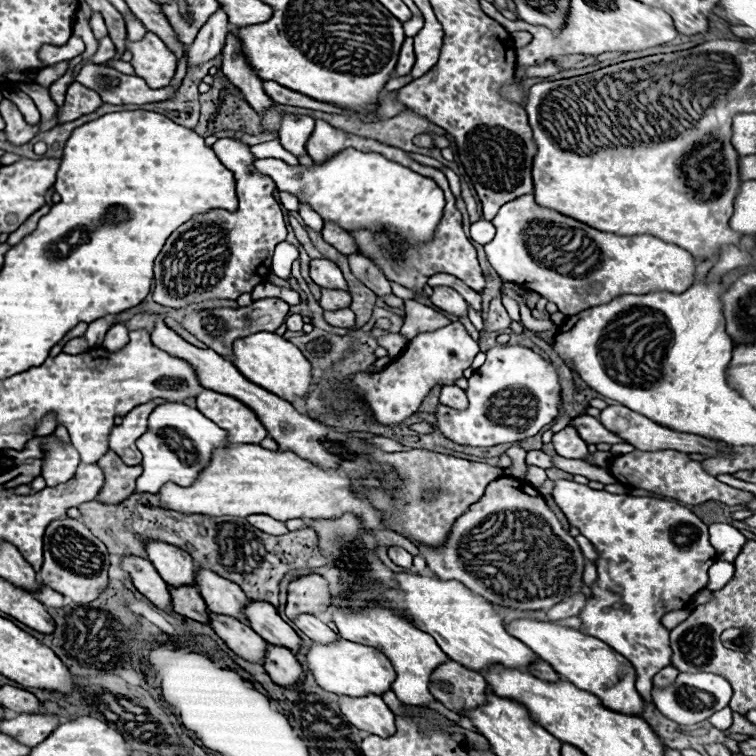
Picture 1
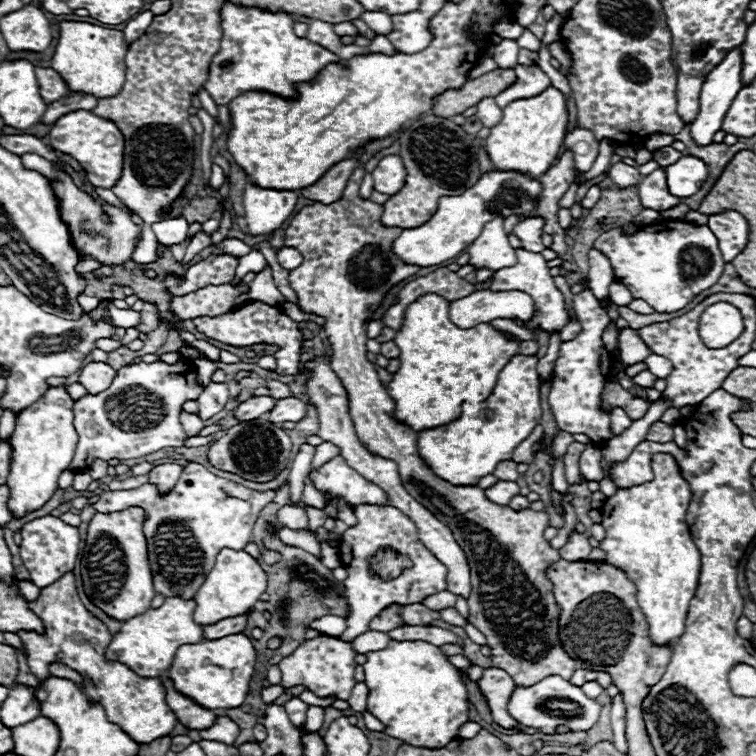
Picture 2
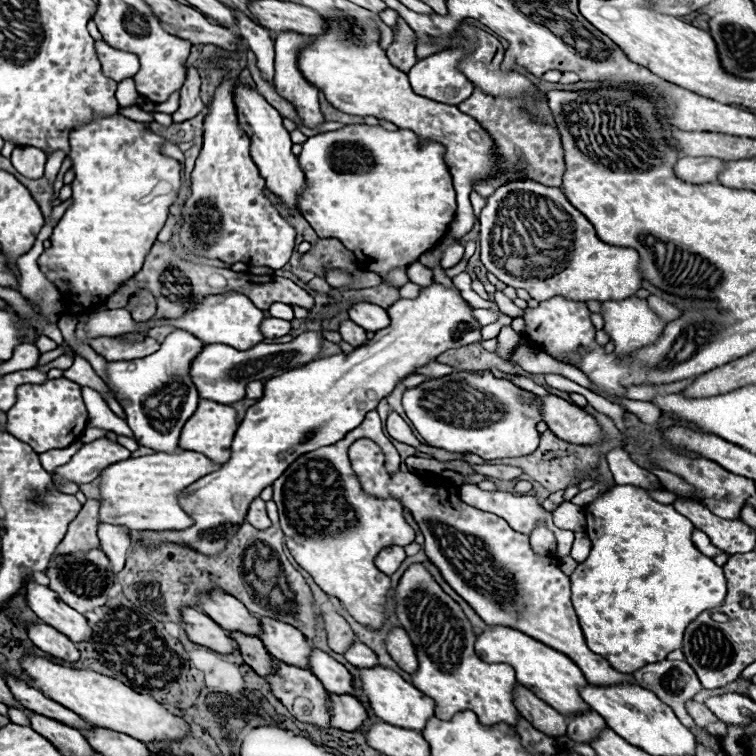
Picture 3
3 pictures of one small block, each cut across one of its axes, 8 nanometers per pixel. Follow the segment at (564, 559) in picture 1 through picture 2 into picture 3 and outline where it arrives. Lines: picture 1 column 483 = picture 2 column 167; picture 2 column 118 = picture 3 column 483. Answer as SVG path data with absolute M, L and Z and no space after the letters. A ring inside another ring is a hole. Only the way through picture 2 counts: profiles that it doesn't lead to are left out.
M462 484L460 486L460 498L464 498L466 504L470 506L476 506L480 510L486 510L486 512L492 512L500 518L504 518L508 522L508 526L520 534L532 534L532 530L538 526L538 522L544 522L546 528L550 528L558 540L558 546L572 546L572 532L570 530L564 530L564 528L558 528L552 520L552 514L546 512L542 508L542 504L536 500L536 496L530 496L530 494L512 494L512 492L486 492L486 490L480 490L476 484Z

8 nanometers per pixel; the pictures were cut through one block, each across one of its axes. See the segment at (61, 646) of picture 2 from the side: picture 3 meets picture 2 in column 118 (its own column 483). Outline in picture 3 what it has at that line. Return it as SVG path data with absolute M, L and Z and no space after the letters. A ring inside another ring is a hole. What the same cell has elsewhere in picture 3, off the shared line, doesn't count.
M412 564L404 576L400 578L400 584L396 588L396 616L402 624L402 628L410 634L416 654L420 660L420 668L416 674L412 674L412 682L418 690L422 690L426 696L430 696L436 702L436 716L440 720L450 720L456 712L462 710L472 710L478 716L478 722L484 726L494 726L494 724L508 724L512 726L512 732L516 734L516 724L520 718L518 708L514 706L514 694L512 690L516 688L516 678L514 678L514 668L508 664L486 664L480 662L474 654L474 642L476 634L472 630L472 624L466 620L462 608L436 584L436 580L430 576L430 572L422 564Z

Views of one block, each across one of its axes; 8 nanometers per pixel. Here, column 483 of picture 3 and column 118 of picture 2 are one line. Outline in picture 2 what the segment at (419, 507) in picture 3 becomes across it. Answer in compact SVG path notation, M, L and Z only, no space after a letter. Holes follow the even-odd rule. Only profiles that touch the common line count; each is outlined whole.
M138 506L102 514L96 512L88 526L88 538L82 552L80 574L86 594L100 606L106 614L116 620L128 620L150 608L156 596L152 586L152 570L148 564L148 546L142 526L146 522L146 512Z

